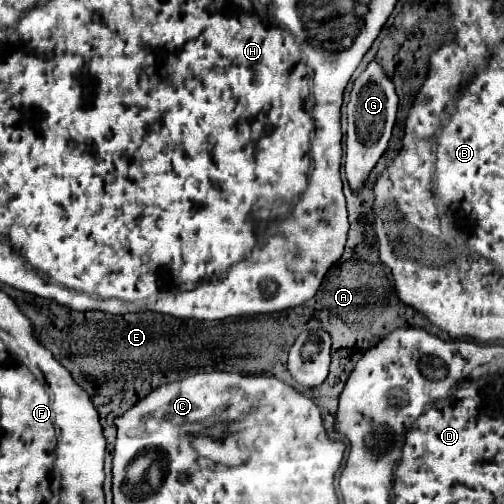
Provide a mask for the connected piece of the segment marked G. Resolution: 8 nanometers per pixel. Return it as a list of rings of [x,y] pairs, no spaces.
[[[373,60],[367,70],[355,80],[349,104],[347,104],[347,152],[345,152],[345,174],[351,190],[357,194],[363,186],[377,160],[387,148],[391,130],[397,116],[397,94],[393,82],[383,74],[381,66]]]

